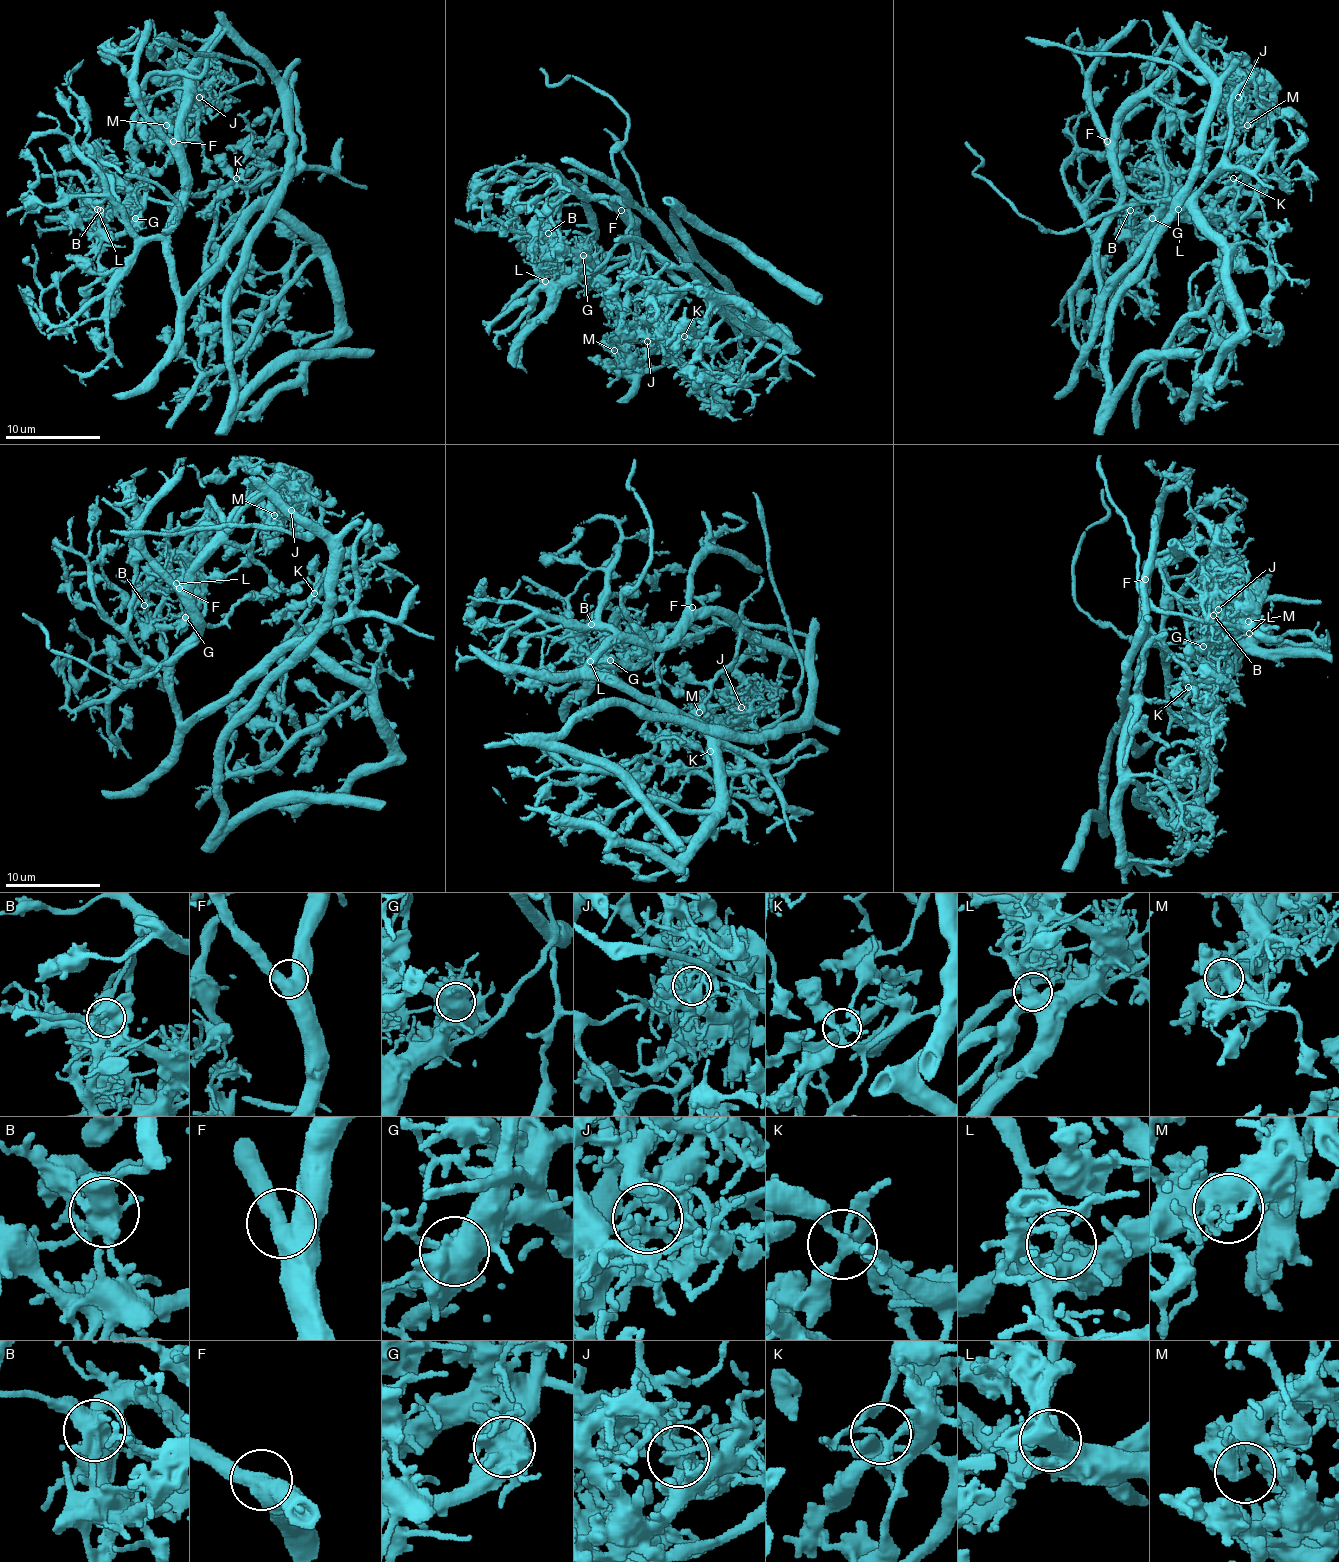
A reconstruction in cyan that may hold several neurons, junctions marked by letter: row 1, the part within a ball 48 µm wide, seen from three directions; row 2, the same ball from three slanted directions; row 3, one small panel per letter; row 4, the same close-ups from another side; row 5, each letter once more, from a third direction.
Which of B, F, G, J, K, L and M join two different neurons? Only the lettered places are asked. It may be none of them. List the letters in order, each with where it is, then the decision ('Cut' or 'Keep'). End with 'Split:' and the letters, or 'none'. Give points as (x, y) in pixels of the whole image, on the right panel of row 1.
B: Place: (1130, 210). Cut
F: Place: (1107, 141). Keep
G: Place: (1152, 218). Cut
J: Place: (1238, 97). Cut
K: Place: (1233, 178). Cut
L: Place: (1178, 209). Keep
M: Place: (1247, 125). Cut
Split: B, G, J, K, M

